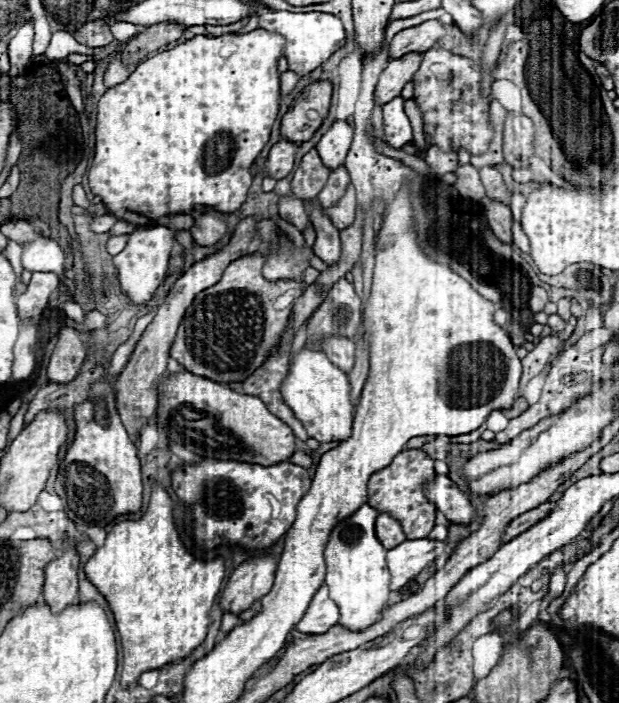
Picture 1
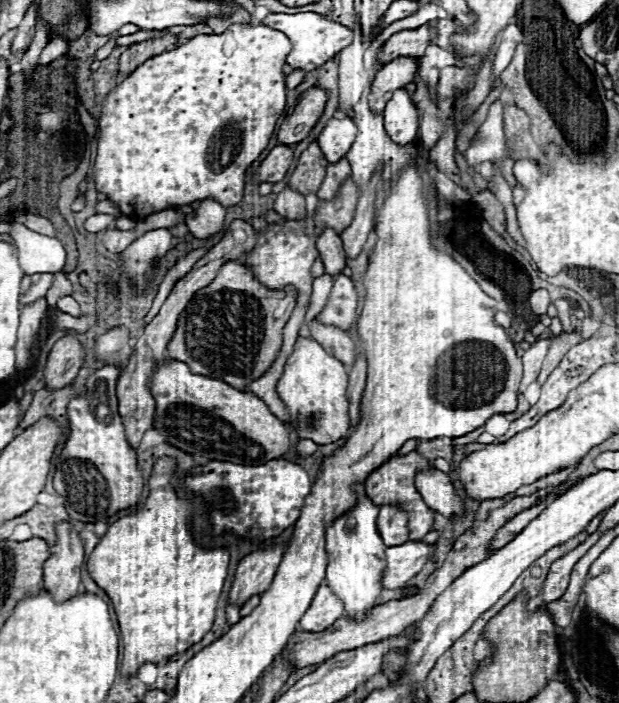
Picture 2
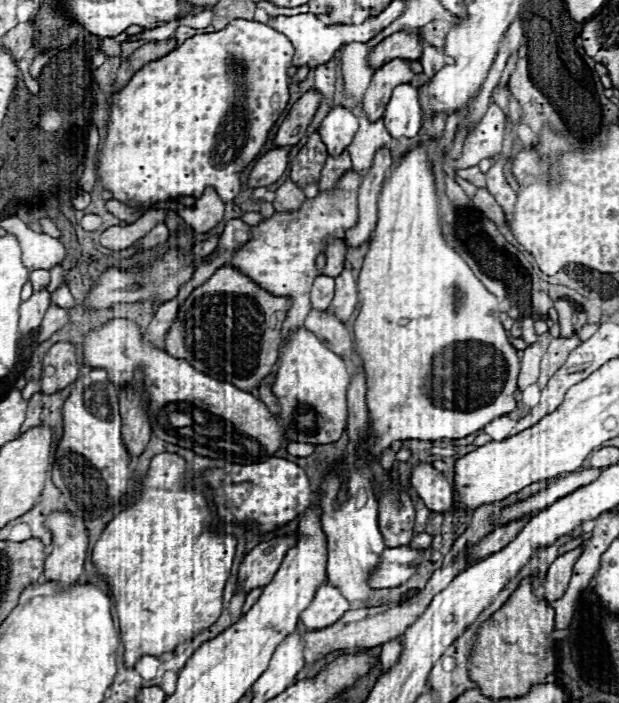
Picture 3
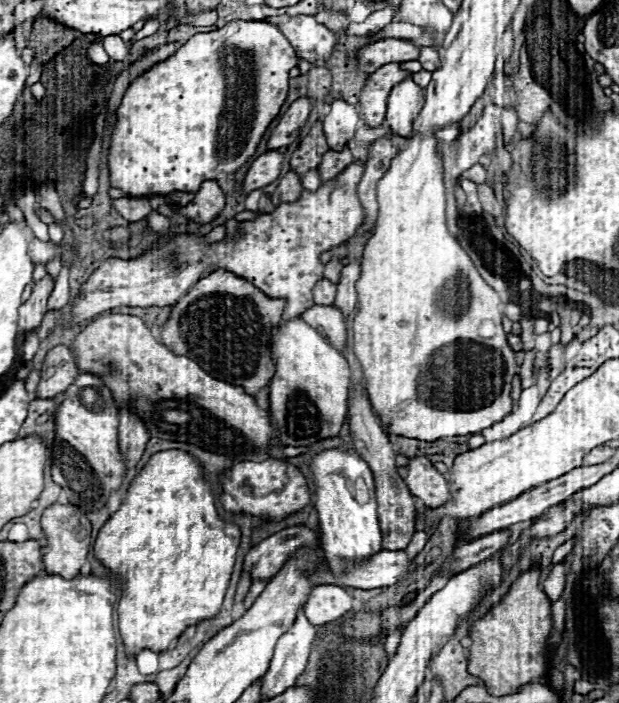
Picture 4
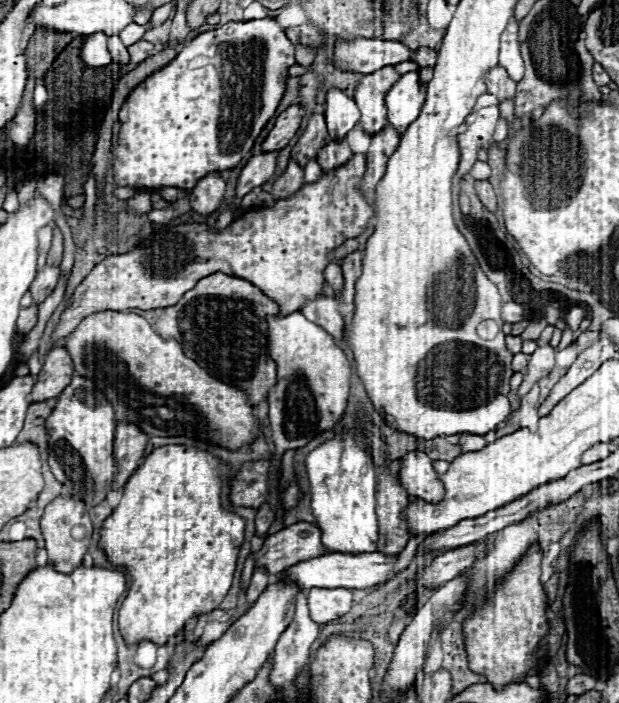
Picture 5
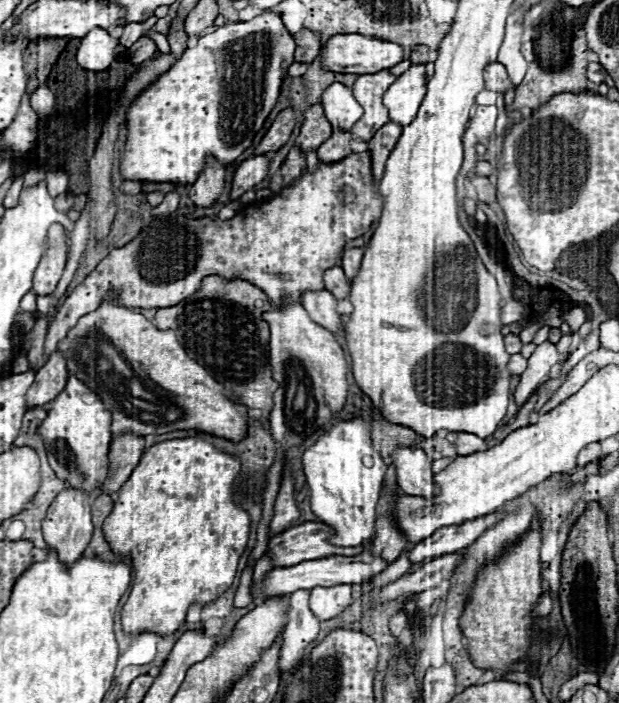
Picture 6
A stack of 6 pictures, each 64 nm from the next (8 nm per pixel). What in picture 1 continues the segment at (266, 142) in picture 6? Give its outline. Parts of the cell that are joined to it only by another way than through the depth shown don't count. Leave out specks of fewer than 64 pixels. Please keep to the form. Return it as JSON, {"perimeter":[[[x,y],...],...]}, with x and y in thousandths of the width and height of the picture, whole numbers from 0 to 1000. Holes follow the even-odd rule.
{"perimeter":[[[511,114],[488,128],[488,134],[475,142],[475,151],[456,168],[456,193],[468,202],[494,202],[507,193],[507,188],[520,179],[523,168],[533,156],[536,139],[536,117]]]}

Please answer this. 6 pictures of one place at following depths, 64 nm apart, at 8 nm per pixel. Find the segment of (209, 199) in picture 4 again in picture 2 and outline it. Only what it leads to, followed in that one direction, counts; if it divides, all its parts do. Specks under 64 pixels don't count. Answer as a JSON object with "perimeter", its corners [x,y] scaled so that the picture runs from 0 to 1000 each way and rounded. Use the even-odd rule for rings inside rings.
{"perimeter":[[[326,284],[323,296],[313,304],[304,304],[300,321],[320,341],[346,339],[362,321],[365,299],[346,284]]]}

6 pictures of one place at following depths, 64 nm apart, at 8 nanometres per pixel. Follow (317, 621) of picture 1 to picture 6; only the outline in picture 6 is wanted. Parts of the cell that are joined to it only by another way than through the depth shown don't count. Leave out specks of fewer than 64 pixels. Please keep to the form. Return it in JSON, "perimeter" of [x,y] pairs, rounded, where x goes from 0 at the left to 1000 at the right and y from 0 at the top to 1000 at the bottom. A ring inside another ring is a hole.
{"perimeter":[[[511,834],[501,839],[501,868],[514,882],[533,882],[549,876],[569,859],[565,834]]]}

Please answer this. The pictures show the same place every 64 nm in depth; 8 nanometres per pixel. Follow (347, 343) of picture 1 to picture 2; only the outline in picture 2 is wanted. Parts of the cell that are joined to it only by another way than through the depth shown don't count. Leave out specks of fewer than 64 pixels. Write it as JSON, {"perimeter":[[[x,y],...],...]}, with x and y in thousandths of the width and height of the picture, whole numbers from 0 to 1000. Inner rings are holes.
{"perimeter":[[[511,455],[501,458],[501,472],[504,481],[517,486],[517,492],[523,492],[523,498],[530,498],[530,504],[536,504],[556,521],[565,521],[572,515],[572,484],[562,472],[540,464],[514,461]]]}

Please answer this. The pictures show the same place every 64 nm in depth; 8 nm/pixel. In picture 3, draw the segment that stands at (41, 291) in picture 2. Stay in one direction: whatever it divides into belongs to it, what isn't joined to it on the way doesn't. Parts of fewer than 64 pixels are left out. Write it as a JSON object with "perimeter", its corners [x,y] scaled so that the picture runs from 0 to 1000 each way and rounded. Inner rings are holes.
{"perimeter":[[[55,384],[55,387],[48,390],[48,401],[52,401],[52,407],[55,407],[55,415],[71,413],[71,410],[78,407],[78,401],[81,401],[78,384]]]}

